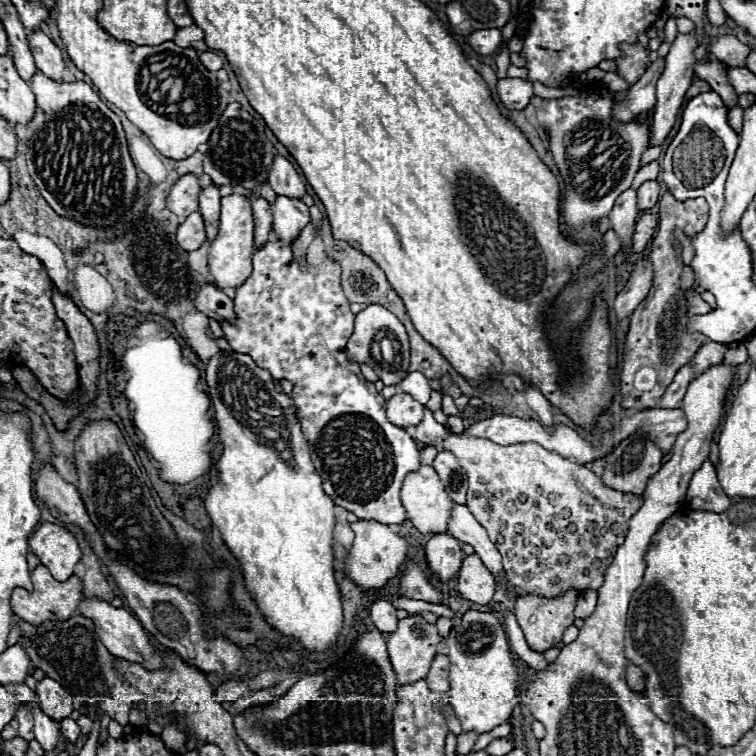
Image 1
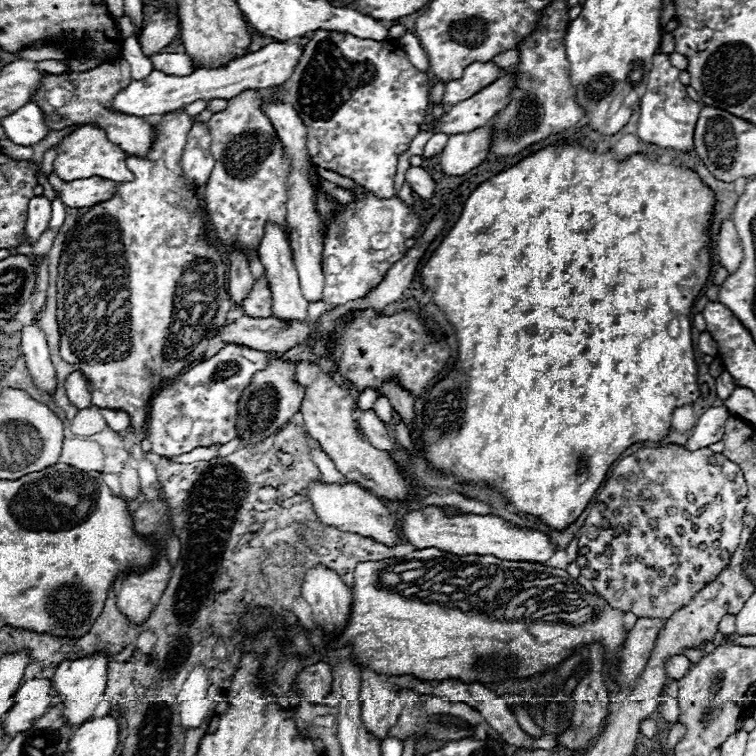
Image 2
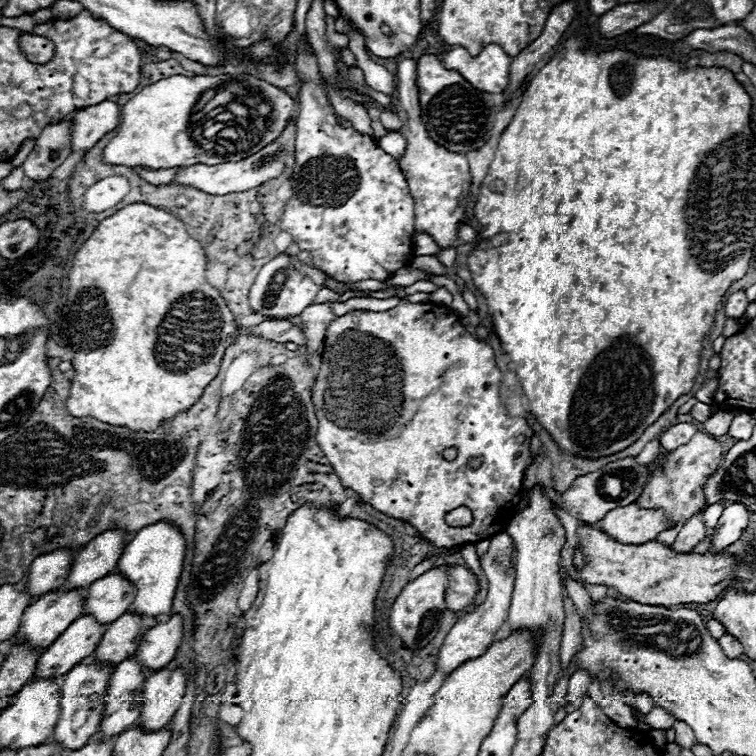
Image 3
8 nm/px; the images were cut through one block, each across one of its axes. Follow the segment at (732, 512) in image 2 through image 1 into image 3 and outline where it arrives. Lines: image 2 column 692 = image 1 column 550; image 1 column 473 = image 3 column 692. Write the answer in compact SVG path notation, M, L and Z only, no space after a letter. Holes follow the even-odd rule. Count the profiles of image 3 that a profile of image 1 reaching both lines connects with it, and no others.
M696 432L688 444L672 452L666 452L664 460L658 460L656 470L650 474L636 502L642 508L664 508L668 518L674 520L674 524L686 522L696 510L708 506L702 494L702 484L706 482L706 476L718 468L720 460L722 460L720 440L710 436L708 432Z

